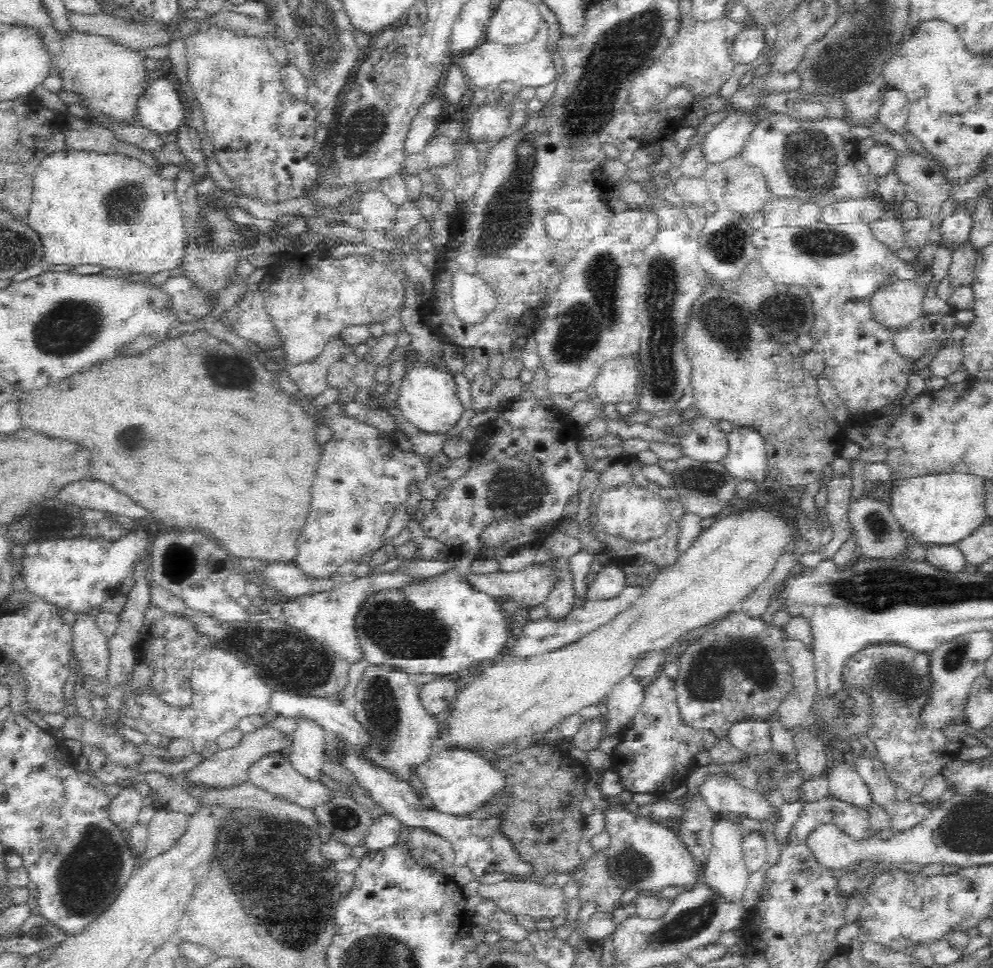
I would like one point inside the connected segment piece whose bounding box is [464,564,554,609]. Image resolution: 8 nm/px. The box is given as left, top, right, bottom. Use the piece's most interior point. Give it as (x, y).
(529, 587)

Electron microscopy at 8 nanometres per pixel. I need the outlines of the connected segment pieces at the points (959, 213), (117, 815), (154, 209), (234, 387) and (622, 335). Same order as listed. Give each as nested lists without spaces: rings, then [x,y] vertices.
[[[959,201],[952,215],[940,221],[941,241],[950,243],[955,249],[961,242],[969,239],[972,228],[973,206],[969,201]]]
[[[133,785],[112,790],[113,799],[109,806],[109,817],[120,829],[128,832],[136,823],[137,816],[146,800]]]
[[[82,150],[54,152],[36,166],[26,222],[40,235],[44,259],[50,264],[98,264],[132,274],[154,274],[182,267],[189,238],[175,181],[152,171],[138,158],[124,154],[99,154]]]
[[[205,329],[180,334],[176,338],[168,338],[165,341],[151,346],[144,354],[126,356],[126,358],[114,358],[104,360],[74,373],[68,378],[46,387],[33,389],[32,391],[16,390],[13,393],[17,402],[17,413],[21,428],[39,432],[48,438],[61,438],[68,442],[78,444],[87,449],[88,478],[103,482],[112,488],[126,494],[137,504],[152,512],[156,519],[171,529],[194,529],[205,532],[211,538],[237,560],[256,559],[270,563],[290,563],[294,560],[295,542],[297,536],[304,527],[309,507],[311,504],[310,487],[313,483],[315,468],[319,461],[322,447],[316,443],[316,429],[313,417],[307,415],[300,405],[296,403],[296,397],[290,396],[280,387],[277,375],[270,373],[270,382],[264,382],[264,374],[258,374],[254,378],[252,374],[252,360],[256,358],[250,353],[244,353],[242,360],[218,360],[222,354],[216,354],[216,340],[212,342],[212,335]]]
[[[594,238],[590,247],[576,251],[562,266],[562,280],[550,302],[543,307],[531,336],[537,344],[537,353],[548,373],[547,390],[550,393],[574,394],[580,390],[591,391],[602,366],[618,356],[637,354],[642,336],[642,324],[638,320],[636,290],[640,288],[640,272],[630,266],[632,252],[624,250],[616,238]]]

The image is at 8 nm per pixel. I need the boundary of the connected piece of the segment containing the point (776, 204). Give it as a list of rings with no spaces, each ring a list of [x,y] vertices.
[[[798,197],[774,198],[763,208],[766,226],[770,228],[812,228],[814,222],[822,222],[821,206]]]

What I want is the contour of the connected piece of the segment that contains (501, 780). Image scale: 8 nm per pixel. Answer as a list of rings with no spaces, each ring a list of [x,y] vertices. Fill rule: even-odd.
[[[467,750],[434,751],[428,760],[416,766],[416,772],[424,783],[424,793],[431,800],[432,808],[452,816],[470,816],[480,806],[498,799],[507,786],[504,774],[482,756]]]

